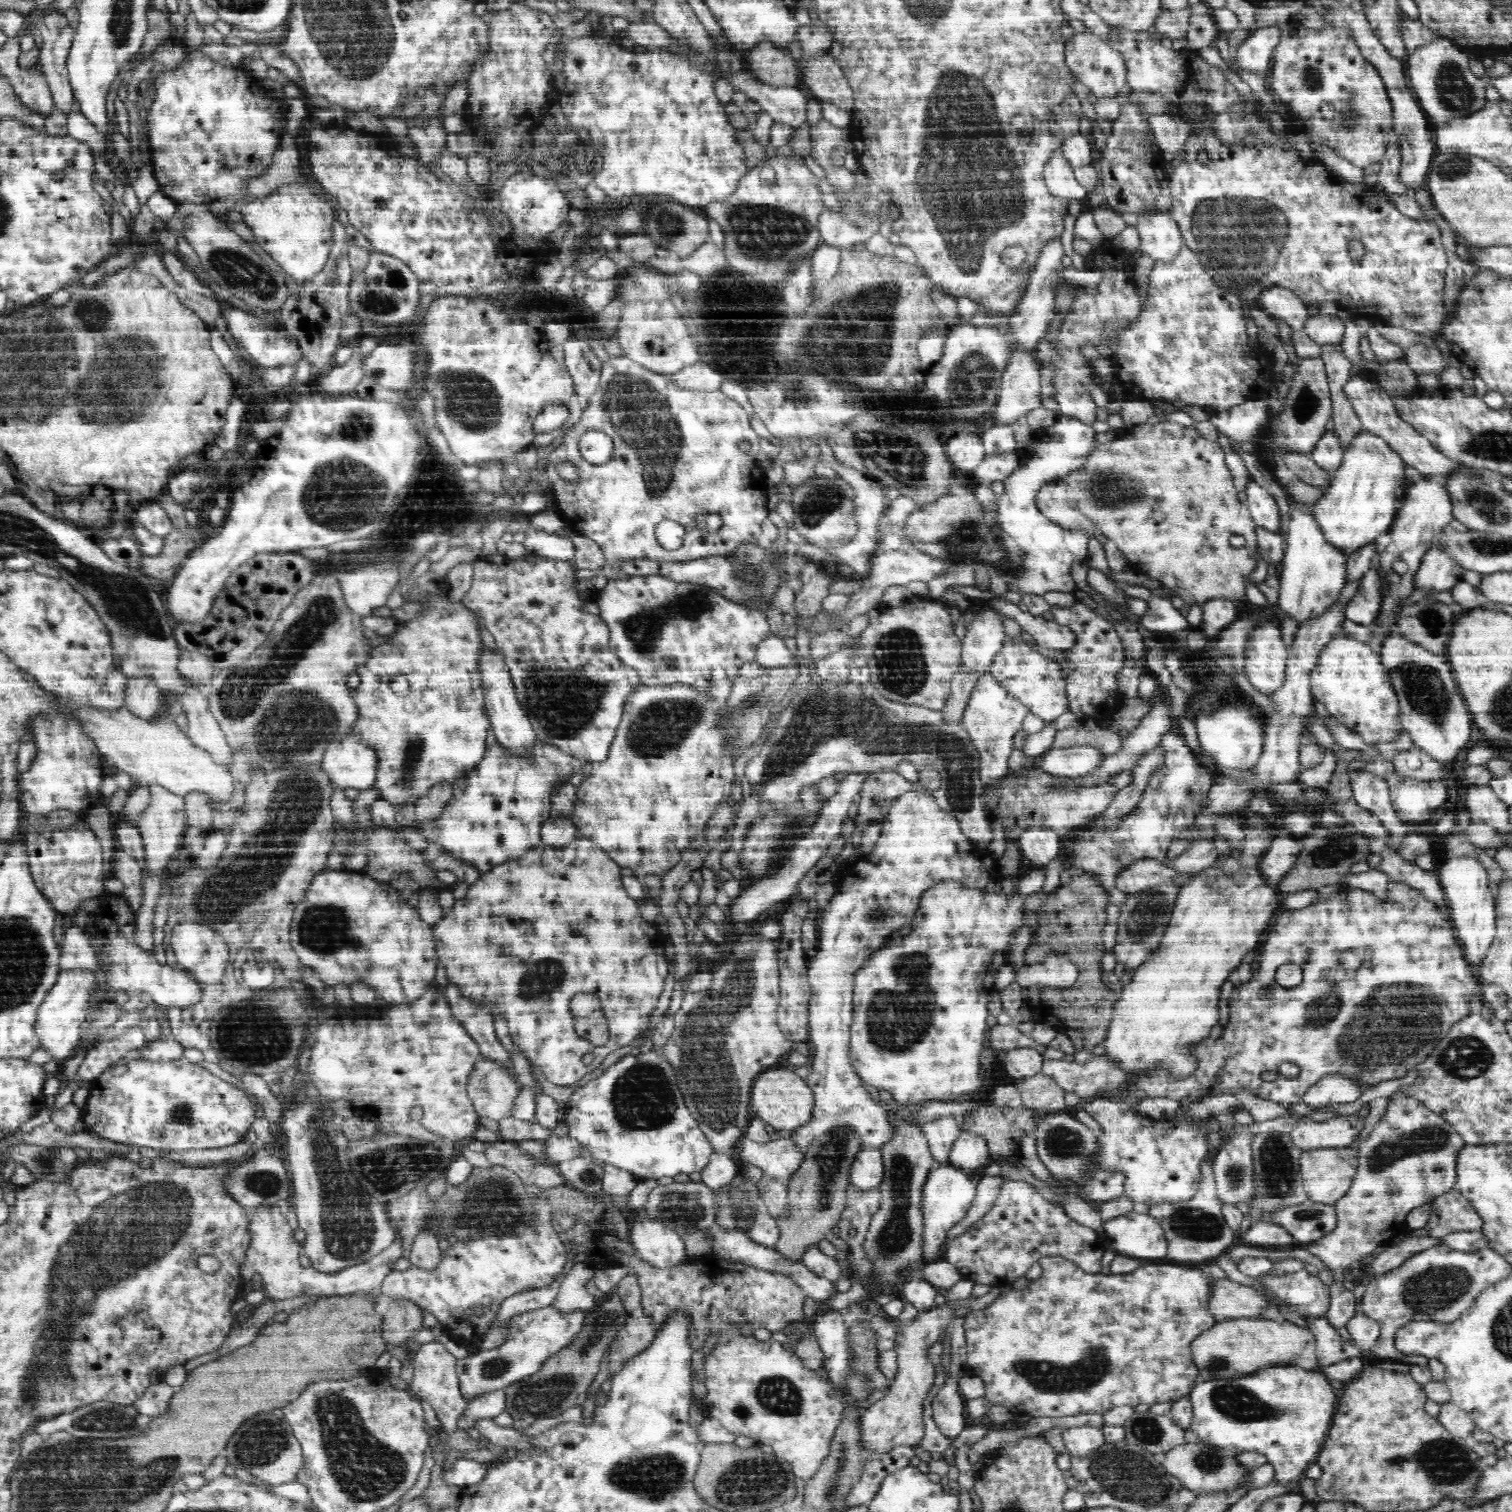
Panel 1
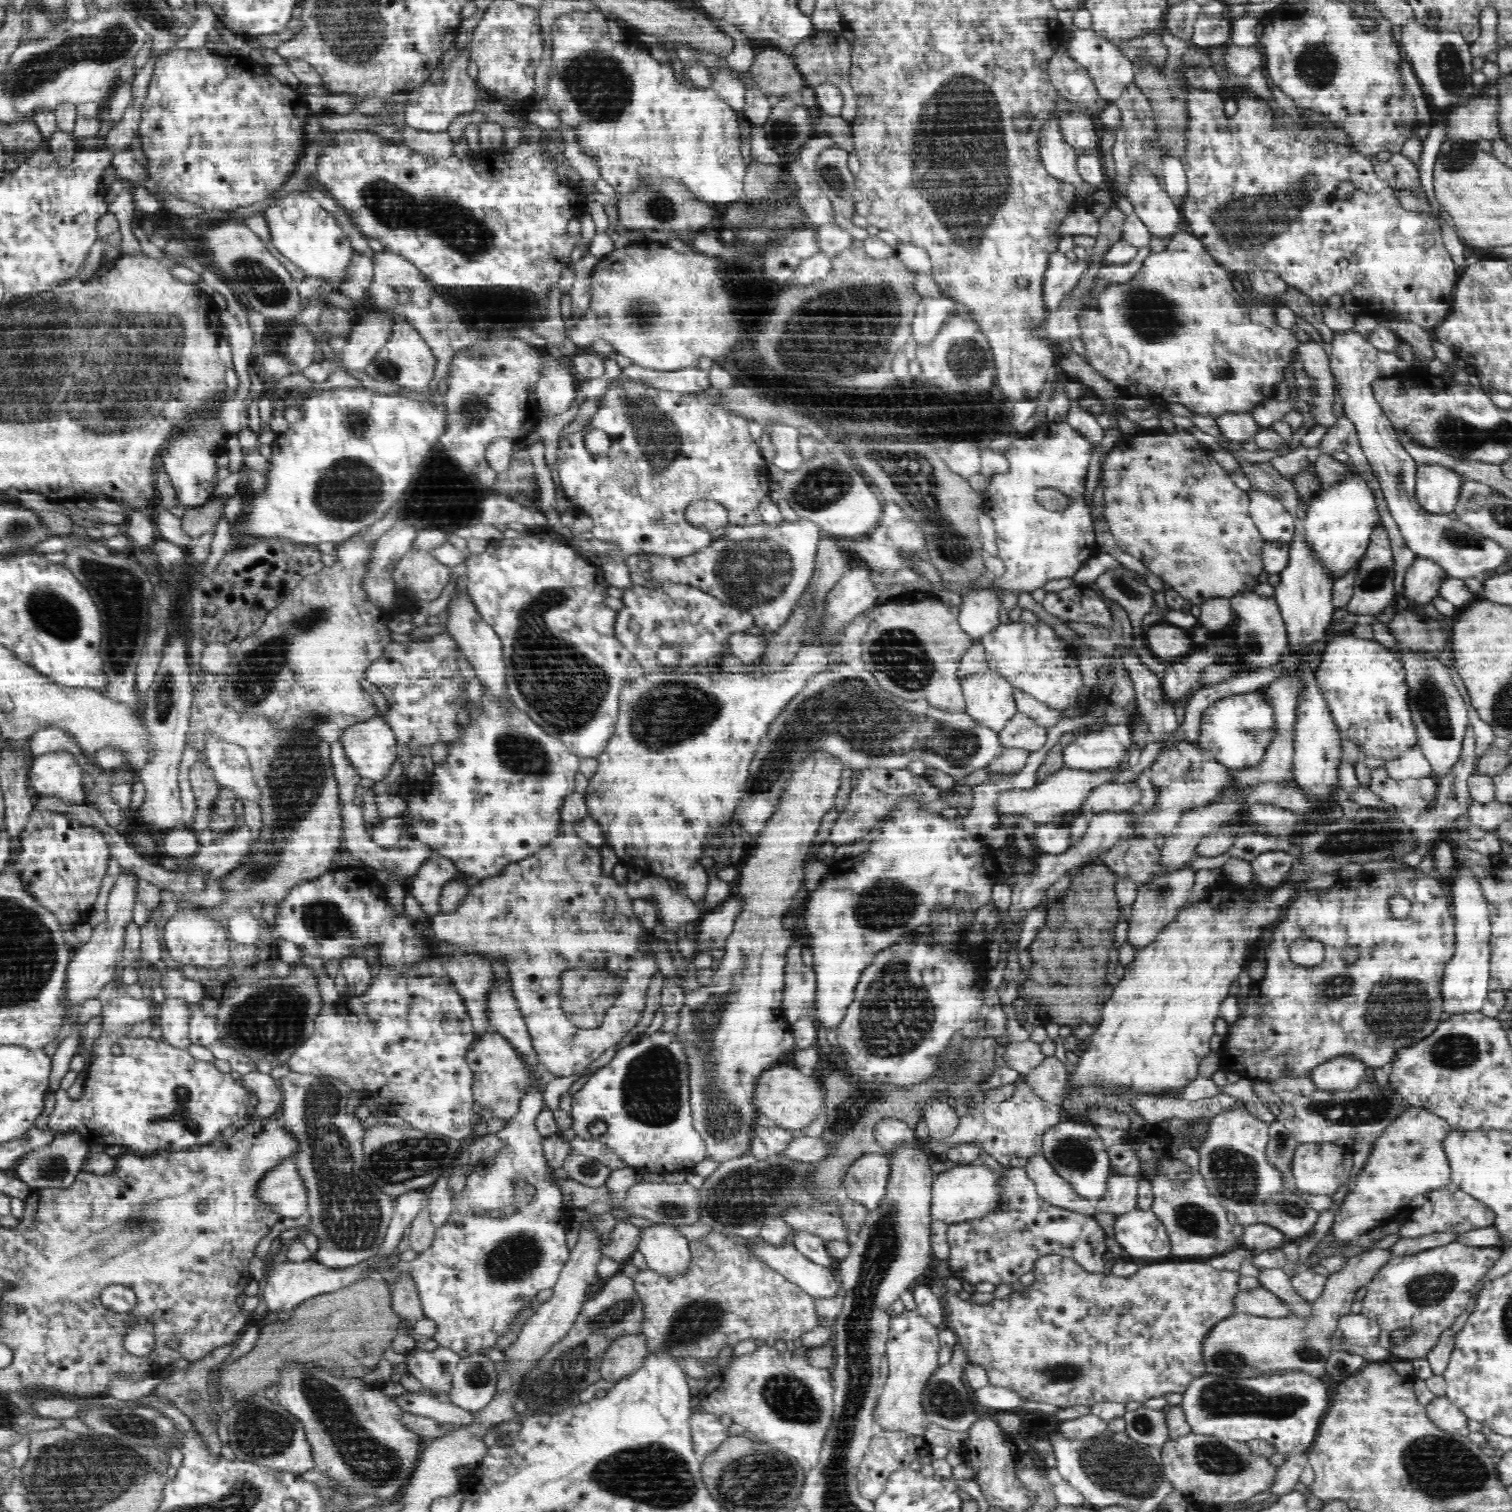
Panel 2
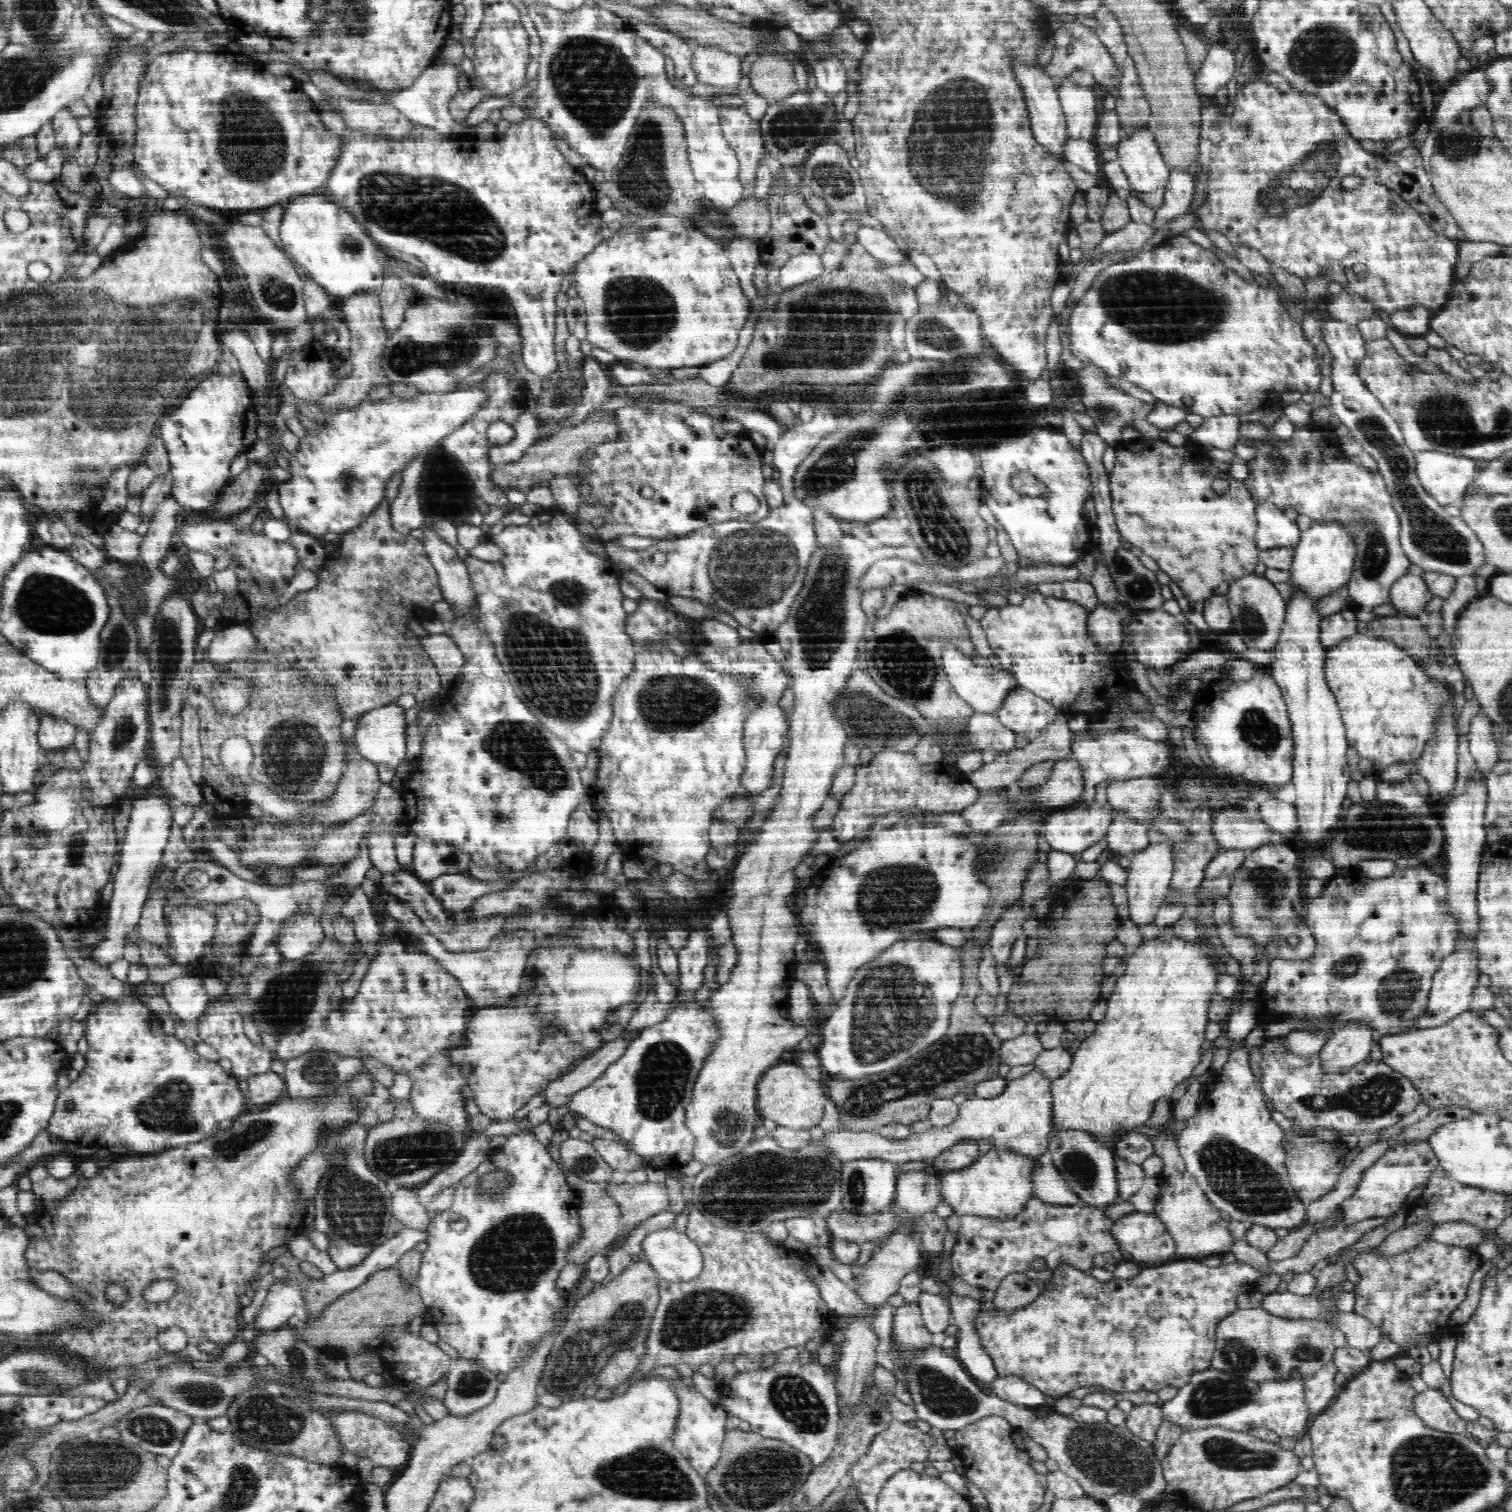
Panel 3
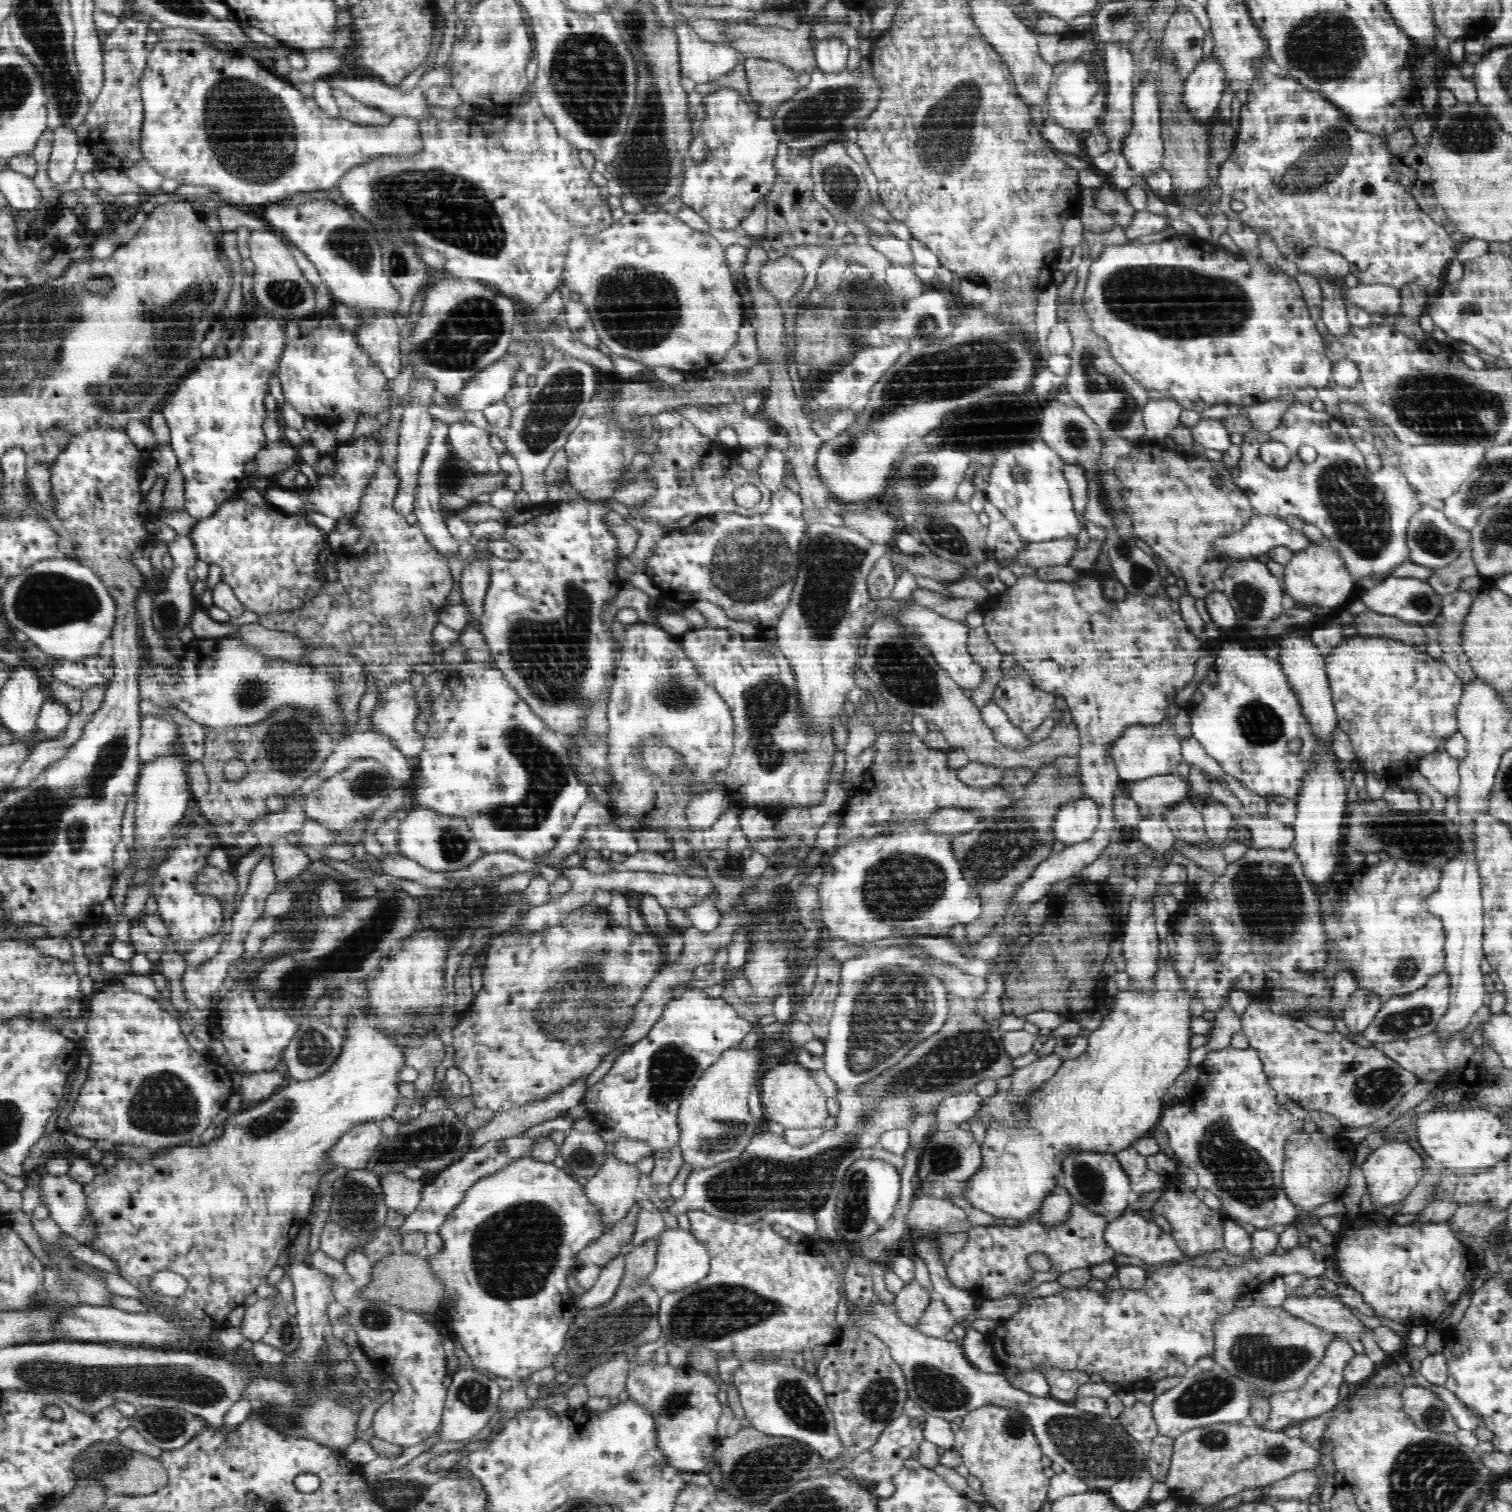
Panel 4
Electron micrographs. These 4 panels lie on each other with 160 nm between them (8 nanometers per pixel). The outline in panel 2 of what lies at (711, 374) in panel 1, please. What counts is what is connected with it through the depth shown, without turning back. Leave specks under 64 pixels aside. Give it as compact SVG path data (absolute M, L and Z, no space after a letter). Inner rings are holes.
M632 364L622 369L622 375L630 376L630 379L652 384L656 388L681 393L700 393L710 386L708 371L699 367L683 368L675 371L658 371L650 368L642 368Z

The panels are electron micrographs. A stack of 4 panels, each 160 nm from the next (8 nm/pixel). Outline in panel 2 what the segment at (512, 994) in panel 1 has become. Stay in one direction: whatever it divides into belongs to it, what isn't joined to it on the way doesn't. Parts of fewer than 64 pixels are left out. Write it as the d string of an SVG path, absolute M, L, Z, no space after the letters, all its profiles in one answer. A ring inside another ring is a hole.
M571 831L561 832L558 836L555 836L541 851L536 852L532 856L520 859L517 863L512 863L506 867L500 875L495 877L488 877L481 879L481 882L470 888L470 892L467 897L462 901L462 904L456 909L446 914L439 912L436 916L433 916L427 923L430 926L430 934L433 942L437 947L441 945L449 945L453 950L457 952L465 952L465 954L479 954L484 958L490 960L501 960L504 962L504 966L508 969L508 978L512 983L512 992L514 992L514 1000L516 1005L524 1017L526 1028L528 1029L528 1035L530 1035L531 1044L534 1051L537 1053L537 1059L541 1066L545 1066L545 1070L548 1070L552 1076L558 1078L562 1076L572 1076L572 1074L580 1074L584 1068L588 1068L594 1060L598 1060L600 1056L604 1055L606 1050L611 1047L615 1047L618 1043L638 1024L641 1019L641 1014L646 1008L646 996L648 988L650 988L650 982L654 974L659 972L658 964L656 963L656 955L652 951L650 946L651 930L644 927L634 912L632 906L633 898L628 896L626 892L626 886L620 886L620 883L612 876L605 876L602 873L602 856L600 850L592 845L588 844L585 840L582 840L576 833ZM596 918L634 918L634 920L596 920ZM578 964L594 964L596 968L606 968L606 972L614 972L614 976L618 977L618 990L619 997L615 998L614 1006L612 1006L612 1014L606 1013L603 1023L598 1030L594 1029L578 1029L570 1020L567 1019L566 1014L562 1011L561 1001L559 1000L559 990L561 988L560 976L564 970L570 970L570 968L578 968Z

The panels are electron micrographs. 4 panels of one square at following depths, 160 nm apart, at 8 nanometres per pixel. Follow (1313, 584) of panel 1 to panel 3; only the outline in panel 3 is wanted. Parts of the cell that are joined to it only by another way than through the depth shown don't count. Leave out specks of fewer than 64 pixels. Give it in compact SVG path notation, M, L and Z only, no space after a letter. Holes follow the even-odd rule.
M1293 586L1293 595L1286 603L1285 619L1282 624L1281 636L1276 647L1272 650L1270 663L1271 675L1277 680L1287 706L1289 721L1293 728L1293 776L1291 783L1294 785L1298 822L1300 822L1300 836L1304 844L1320 848L1322 842L1330 840L1330 828L1336 826L1336 818L1342 812L1342 802L1346 798L1346 789L1351 782L1350 769L1346 763L1346 749L1348 740L1346 729L1342 720L1342 713L1334 693L1330 690L1325 677L1325 662L1327 649L1321 644L1320 622L1323 616L1316 609L1317 599L1298 591Z

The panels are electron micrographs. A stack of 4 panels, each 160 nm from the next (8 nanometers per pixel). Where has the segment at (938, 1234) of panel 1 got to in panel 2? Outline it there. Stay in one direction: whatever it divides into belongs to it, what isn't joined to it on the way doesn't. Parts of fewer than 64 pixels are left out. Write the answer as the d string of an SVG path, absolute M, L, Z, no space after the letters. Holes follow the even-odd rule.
M956 1165L938 1174L934 1179L931 1200L931 1220L940 1220L947 1225L954 1222L964 1222L986 1216L995 1210L996 1180L998 1172L988 1170L984 1165Z

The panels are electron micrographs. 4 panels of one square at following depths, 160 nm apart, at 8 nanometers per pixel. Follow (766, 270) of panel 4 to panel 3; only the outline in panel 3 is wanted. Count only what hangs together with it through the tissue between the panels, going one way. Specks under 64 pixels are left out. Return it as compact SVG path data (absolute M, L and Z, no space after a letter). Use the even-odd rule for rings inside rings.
M797 254L788 259L788 262L780 268L779 292L794 288L805 282L814 280L824 272L822 259L817 254Z

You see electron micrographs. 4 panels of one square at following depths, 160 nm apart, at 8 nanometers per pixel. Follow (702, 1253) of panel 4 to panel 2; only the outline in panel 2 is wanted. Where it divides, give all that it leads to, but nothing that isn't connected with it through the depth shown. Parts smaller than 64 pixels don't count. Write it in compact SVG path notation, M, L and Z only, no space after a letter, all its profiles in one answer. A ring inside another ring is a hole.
M653 1224L643 1228L637 1250L644 1255L648 1269L665 1277L685 1275L693 1254L689 1241L673 1226Z

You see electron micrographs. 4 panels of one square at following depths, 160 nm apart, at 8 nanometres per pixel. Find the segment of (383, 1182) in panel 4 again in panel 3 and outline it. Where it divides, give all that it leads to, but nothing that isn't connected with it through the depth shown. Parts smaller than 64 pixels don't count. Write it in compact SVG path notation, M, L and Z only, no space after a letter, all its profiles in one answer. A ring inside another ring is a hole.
M400 1186L392 1190L392 1214L404 1226L416 1230L429 1228L433 1218L428 1215L426 1207L420 1203L414 1188Z

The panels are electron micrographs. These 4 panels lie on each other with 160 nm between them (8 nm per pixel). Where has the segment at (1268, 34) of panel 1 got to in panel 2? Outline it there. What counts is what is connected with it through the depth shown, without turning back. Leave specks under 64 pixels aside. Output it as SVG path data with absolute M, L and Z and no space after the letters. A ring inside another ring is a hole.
M1258 43L1252 48L1229 44L1224 61L1228 72L1238 76L1241 81L1244 81L1254 70L1261 70L1265 75L1265 56Z

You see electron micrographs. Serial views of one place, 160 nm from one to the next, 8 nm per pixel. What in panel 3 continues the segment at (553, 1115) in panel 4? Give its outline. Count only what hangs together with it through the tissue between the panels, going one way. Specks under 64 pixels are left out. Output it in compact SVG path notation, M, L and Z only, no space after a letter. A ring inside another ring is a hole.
M624 1033L617 1040L610 1042L595 1053L588 1056L572 1071L548 1083L545 1090L545 1102L551 1108L568 1106L571 1096L592 1084L604 1071L616 1062L638 1035L636 1033Z

